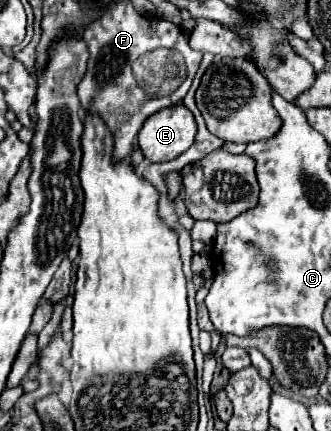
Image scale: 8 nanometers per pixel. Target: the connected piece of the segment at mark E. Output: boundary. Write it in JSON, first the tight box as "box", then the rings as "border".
{"box":[137,104,197,162],"border":[[[177,104],[149,116],[137,134],[137,142],[149,162],[167,162],[189,150],[195,134],[197,124],[191,110]]]}

